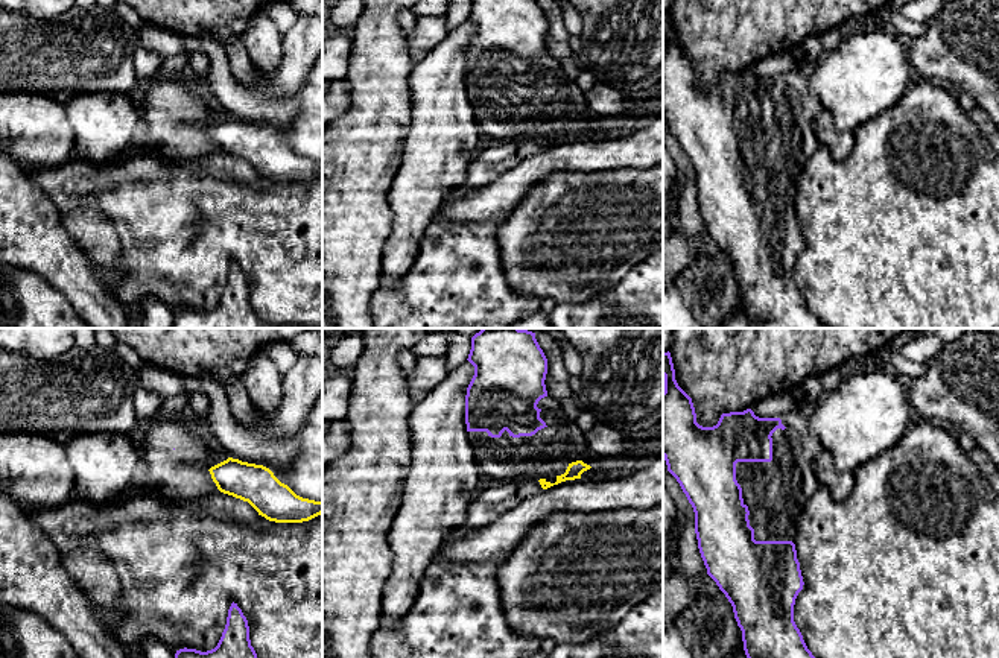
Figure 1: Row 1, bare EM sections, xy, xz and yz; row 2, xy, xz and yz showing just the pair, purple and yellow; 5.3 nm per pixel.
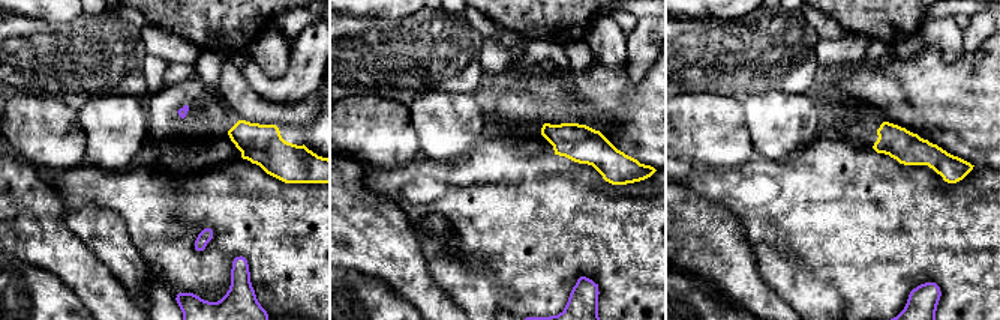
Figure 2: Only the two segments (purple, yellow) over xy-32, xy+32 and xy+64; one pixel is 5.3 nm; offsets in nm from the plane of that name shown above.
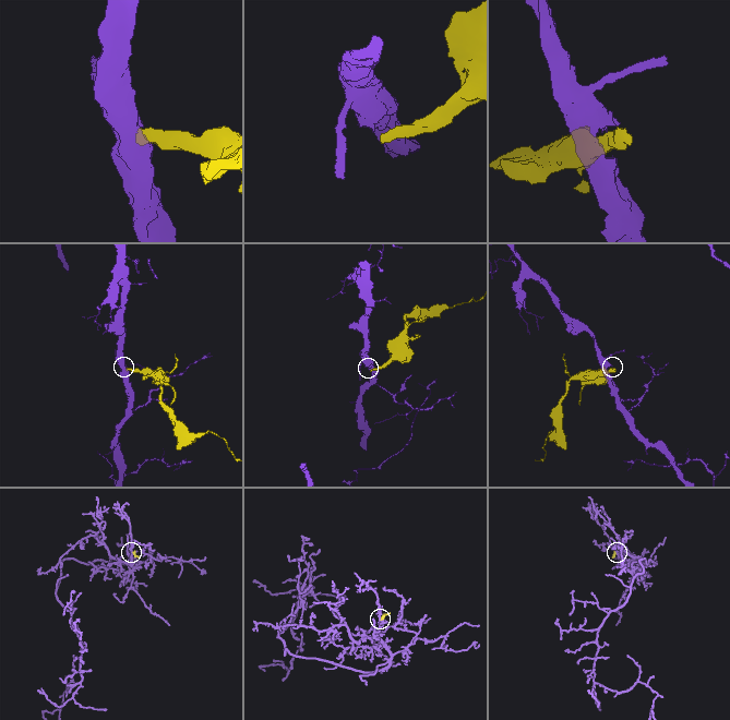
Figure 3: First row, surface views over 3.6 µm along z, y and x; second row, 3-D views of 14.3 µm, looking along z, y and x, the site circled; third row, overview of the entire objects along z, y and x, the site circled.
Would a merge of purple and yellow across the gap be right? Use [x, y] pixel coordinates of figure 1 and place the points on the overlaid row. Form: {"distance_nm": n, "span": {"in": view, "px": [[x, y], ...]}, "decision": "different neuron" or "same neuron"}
{"distance_nm": 220, "span": {"in": "xy", "px": [[174, 449], [209, 470]]}, "decision": "different neuron"}

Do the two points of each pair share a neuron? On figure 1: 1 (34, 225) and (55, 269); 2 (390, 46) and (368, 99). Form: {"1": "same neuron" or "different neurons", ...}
{"1": "same neuron", "2": "same neuron"}

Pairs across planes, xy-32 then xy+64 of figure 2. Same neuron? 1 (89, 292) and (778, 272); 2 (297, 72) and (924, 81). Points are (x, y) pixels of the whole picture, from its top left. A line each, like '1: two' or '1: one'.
1: two
2: two

